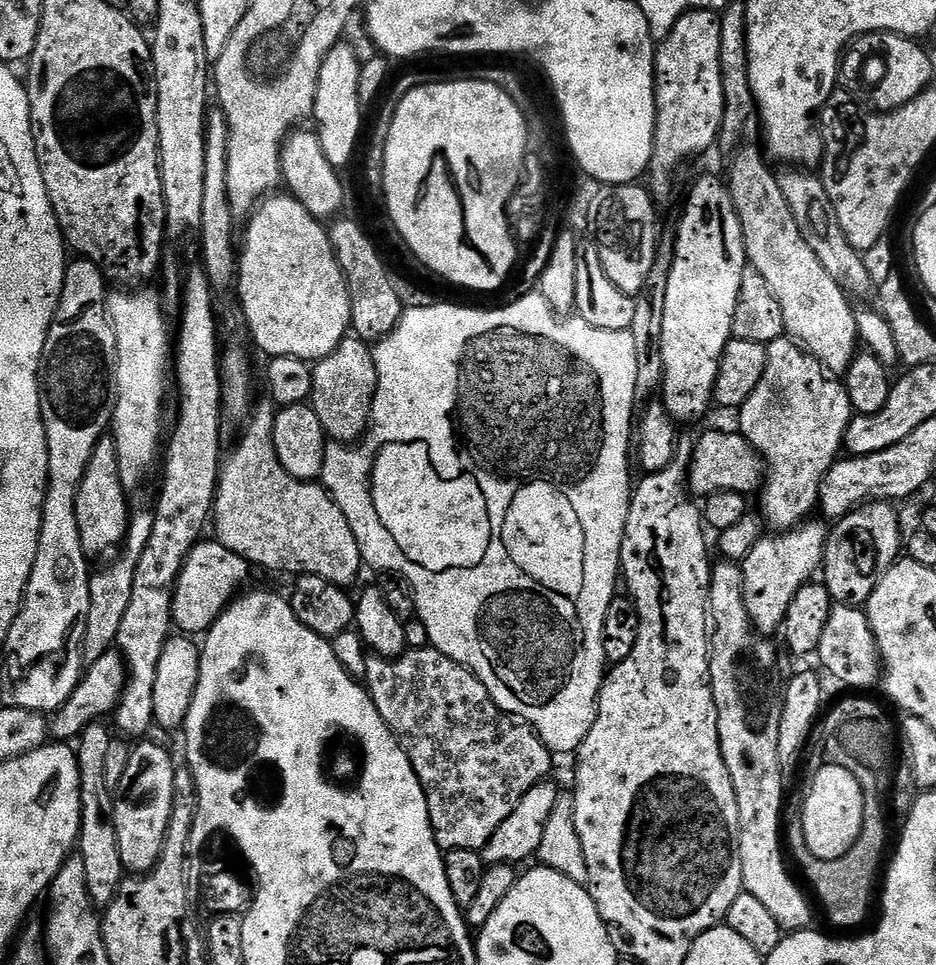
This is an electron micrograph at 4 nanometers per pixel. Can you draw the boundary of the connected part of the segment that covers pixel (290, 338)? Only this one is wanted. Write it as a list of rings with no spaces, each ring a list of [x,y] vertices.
[[[272,194],[267,197],[253,211],[246,221],[248,229],[242,236],[242,247],[238,252],[238,288],[240,284],[240,308],[244,311],[244,320],[248,323],[248,328],[252,331],[252,340],[265,352],[265,357],[289,356],[293,360],[307,360],[315,362],[325,360],[327,356],[335,350],[349,335],[352,326],[352,315],[350,314],[350,294],[344,281],[344,275],[340,269],[340,264],[336,261],[336,251],[332,249],[332,237],[329,229],[315,216],[311,216],[301,204],[296,201],[296,197],[291,194]]]

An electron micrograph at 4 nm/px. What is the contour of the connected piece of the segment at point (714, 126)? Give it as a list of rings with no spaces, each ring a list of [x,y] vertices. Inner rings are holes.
[[[694,9],[678,18],[669,36],[658,44],[656,54],[656,137],[652,163],[646,173],[650,191],[657,201],[672,196],[675,172],[691,156],[717,143],[724,117],[722,98],[722,26],[720,16],[710,9]]]

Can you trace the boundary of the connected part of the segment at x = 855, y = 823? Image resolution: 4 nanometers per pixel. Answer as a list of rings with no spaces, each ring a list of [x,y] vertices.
[[[820,766],[808,788],[808,797],[804,800],[802,839],[810,854],[814,854],[819,860],[842,858],[842,854],[846,854],[850,846],[854,846],[862,830],[863,817],[864,795],[862,786],[858,786],[858,778],[854,778],[850,770],[842,770],[842,766]]]

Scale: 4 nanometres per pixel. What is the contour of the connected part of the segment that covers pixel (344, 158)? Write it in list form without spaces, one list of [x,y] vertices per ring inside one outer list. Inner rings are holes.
[[[344,42],[335,44],[326,54],[322,70],[318,74],[318,86],[312,107],[312,116],[314,121],[316,120],[314,131],[320,137],[320,145],[326,158],[338,170],[344,170],[356,152],[356,143],[360,140],[360,111],[362,111],[358,98],[358,78],[362,60],[359,60],[355,50],[347,48],[346,44]]]

